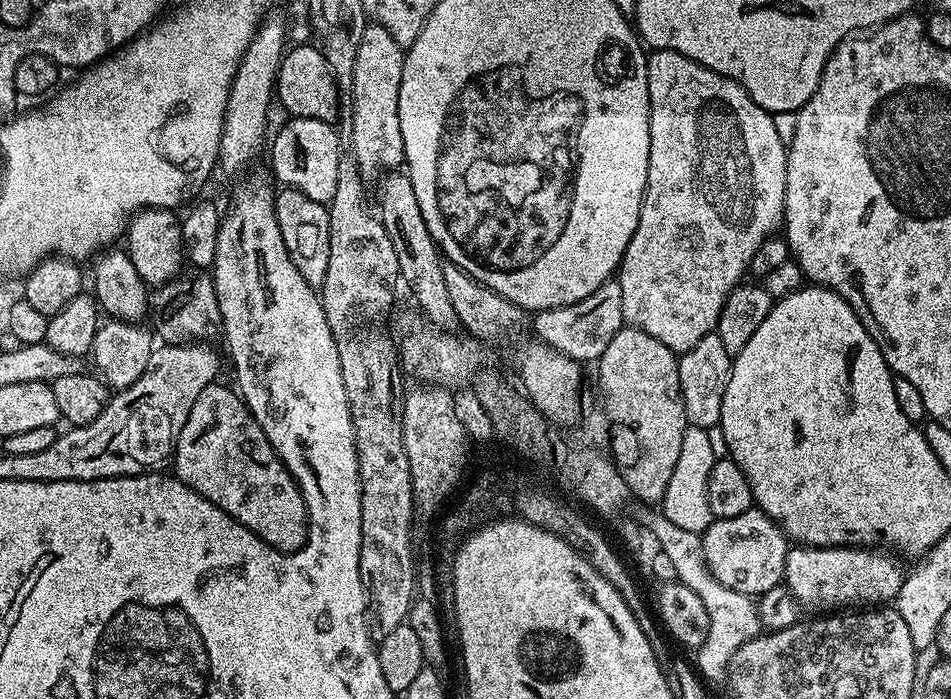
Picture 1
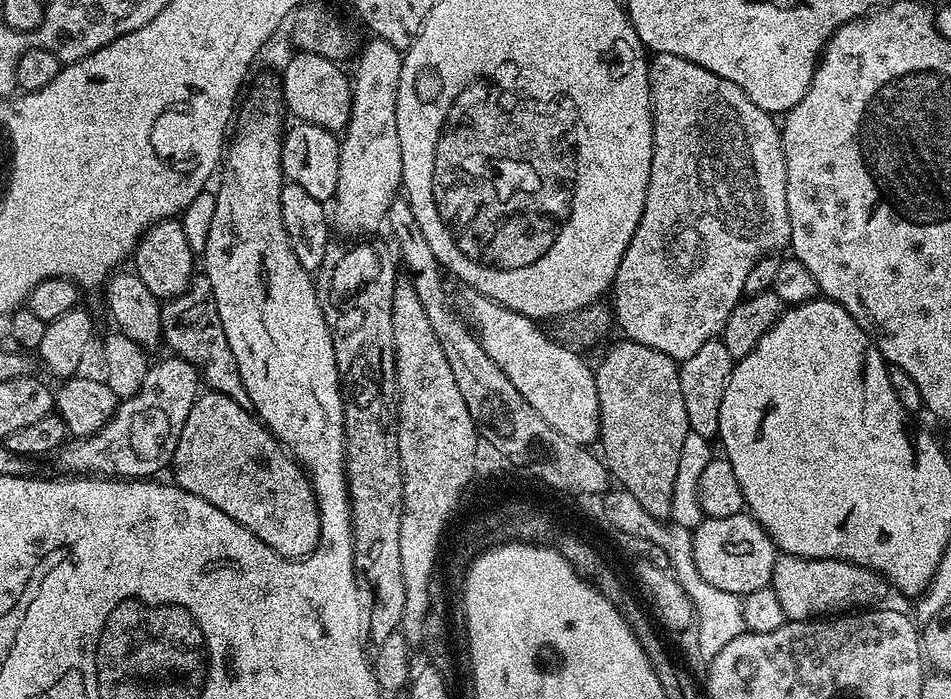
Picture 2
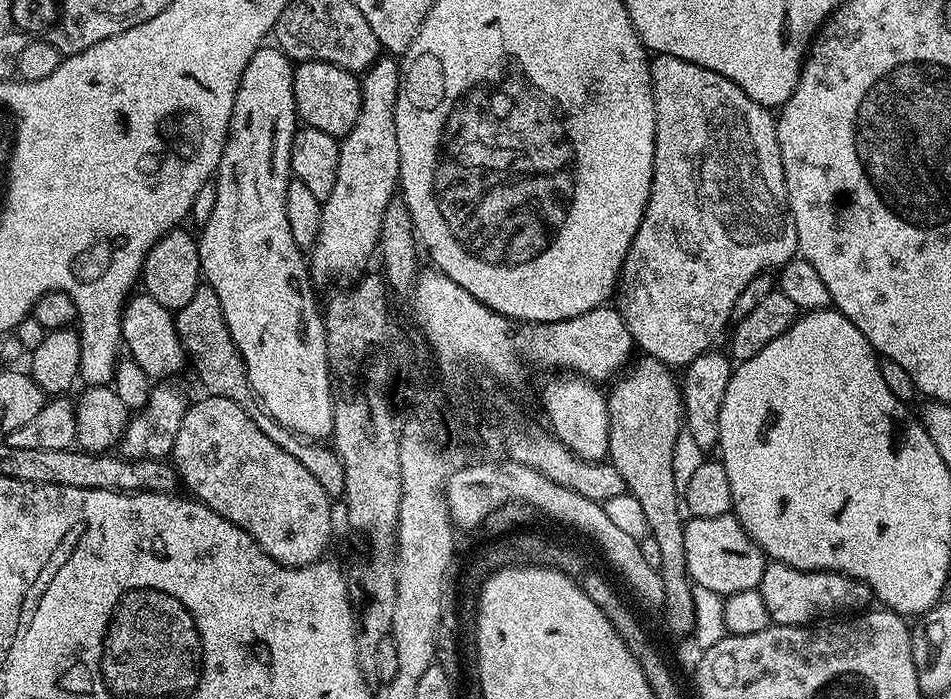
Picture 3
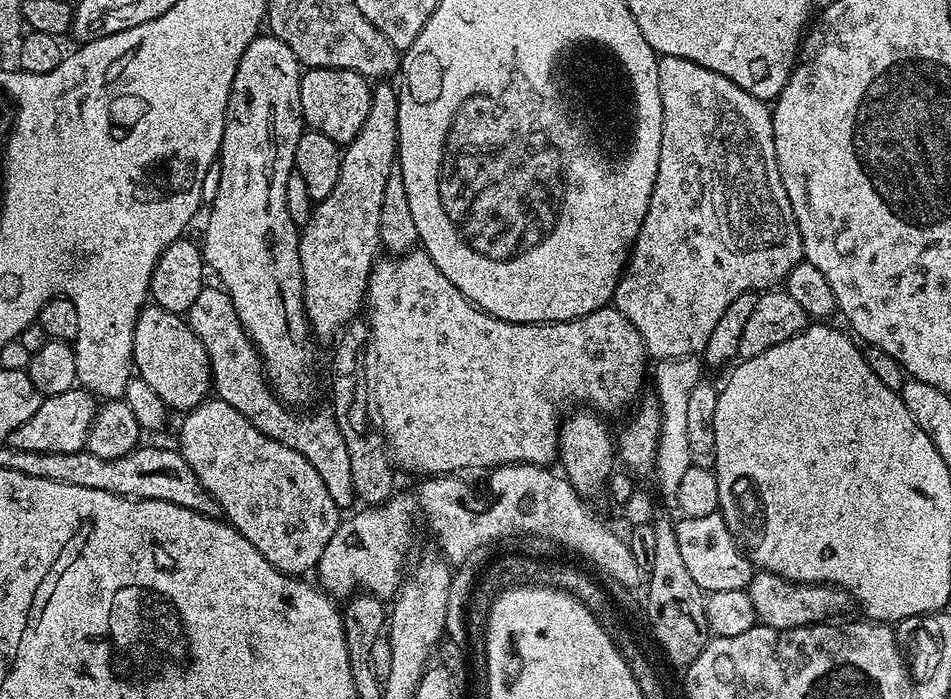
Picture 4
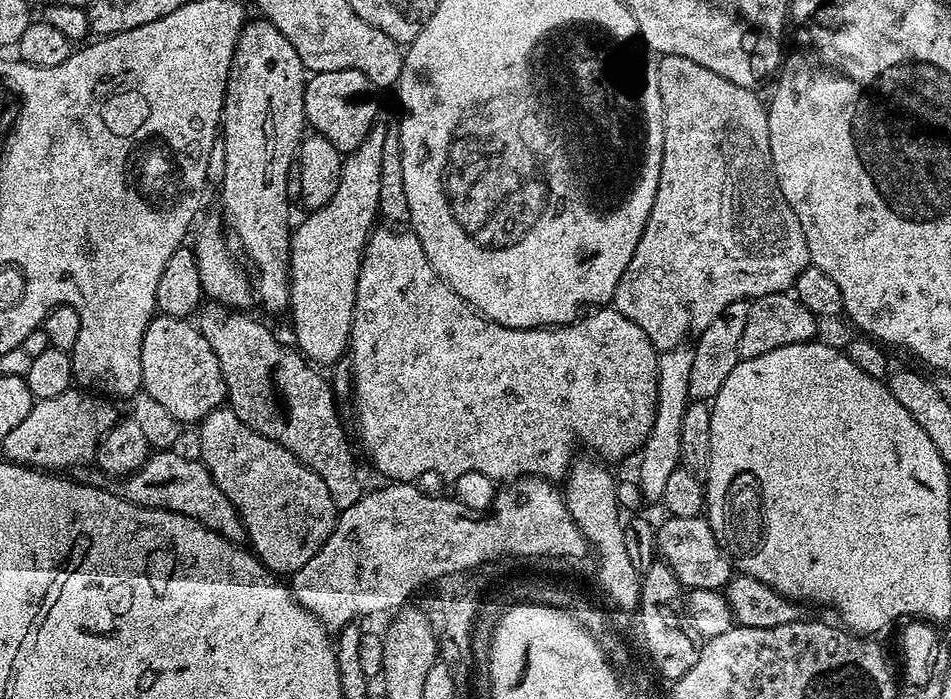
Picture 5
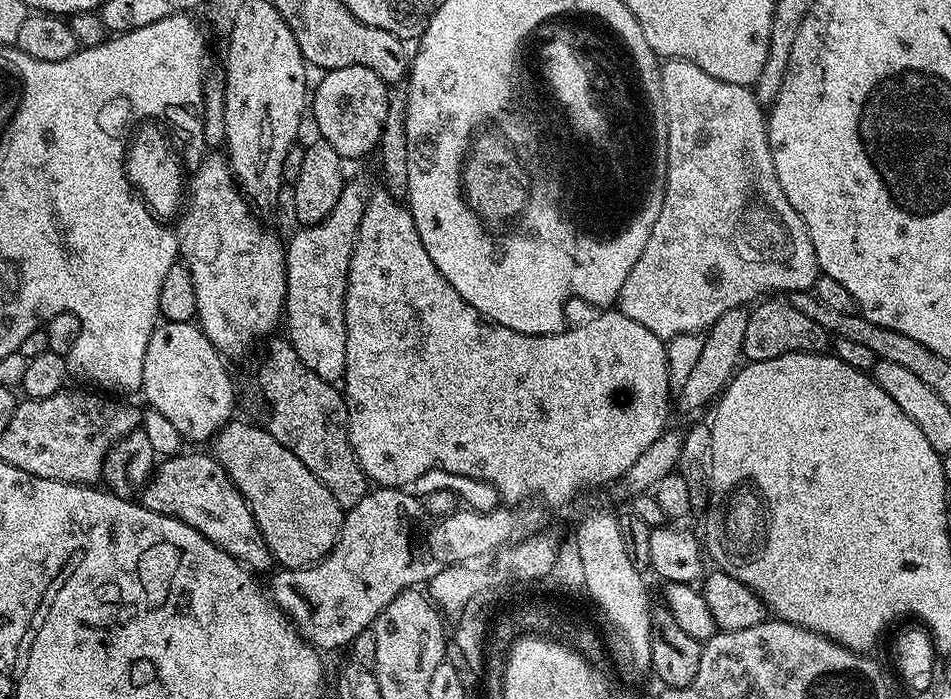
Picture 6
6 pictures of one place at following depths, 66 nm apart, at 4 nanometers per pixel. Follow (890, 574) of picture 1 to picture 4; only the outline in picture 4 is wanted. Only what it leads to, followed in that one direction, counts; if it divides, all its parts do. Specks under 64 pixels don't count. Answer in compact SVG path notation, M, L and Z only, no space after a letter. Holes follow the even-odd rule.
M753 571L752 580L746 589L754 606L757 621L765 628L790 630L809 628L812 624L823 624L833 618L840 618L848 607L853 607L853 597L844 588L831 584L796 584L773 572Z

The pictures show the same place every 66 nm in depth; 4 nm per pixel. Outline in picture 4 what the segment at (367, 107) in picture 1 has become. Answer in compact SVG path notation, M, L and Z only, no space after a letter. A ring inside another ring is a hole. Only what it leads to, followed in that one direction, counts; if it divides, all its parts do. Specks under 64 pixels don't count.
M380 82L372 89L370 114L362 130L343 149L338 186L312 209L312 217L300 233L300 261L304 283L304 312L313 337L335 337L349 320L357 319L366 304L368 279L381 251L378 210L386 178L397 163L398 138L397 89Z

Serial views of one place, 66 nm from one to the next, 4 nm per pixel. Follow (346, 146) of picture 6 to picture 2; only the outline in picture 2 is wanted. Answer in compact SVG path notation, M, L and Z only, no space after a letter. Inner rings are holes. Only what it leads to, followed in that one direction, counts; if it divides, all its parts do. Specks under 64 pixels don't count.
M297 51L288 60L282 75L284 107L296 115L297 121L322 126L333 134L343 133L350 122L352 109L352 82L349 73L344 73L339 63L327 60L318 54Z

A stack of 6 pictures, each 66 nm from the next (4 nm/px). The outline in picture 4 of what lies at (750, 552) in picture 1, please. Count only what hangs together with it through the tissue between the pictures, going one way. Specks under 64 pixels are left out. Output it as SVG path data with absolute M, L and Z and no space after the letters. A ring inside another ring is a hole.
M719 511L706 514L706 518L685 516L675 521L678 551L686 566L690 578L707 594L718 590L747 589L752 580L754 564L742 551L741 545L727 528Z

